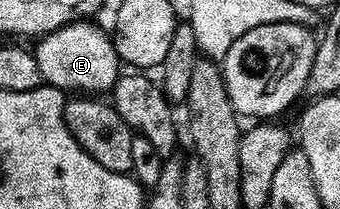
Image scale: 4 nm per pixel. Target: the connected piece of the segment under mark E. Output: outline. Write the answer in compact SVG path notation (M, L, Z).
M94 21L69 23L52 33L41 36L32 50L36 65L40 65L43 84L65 93L109 92L120 74L120 56L114 48L114 40L97 27Z

